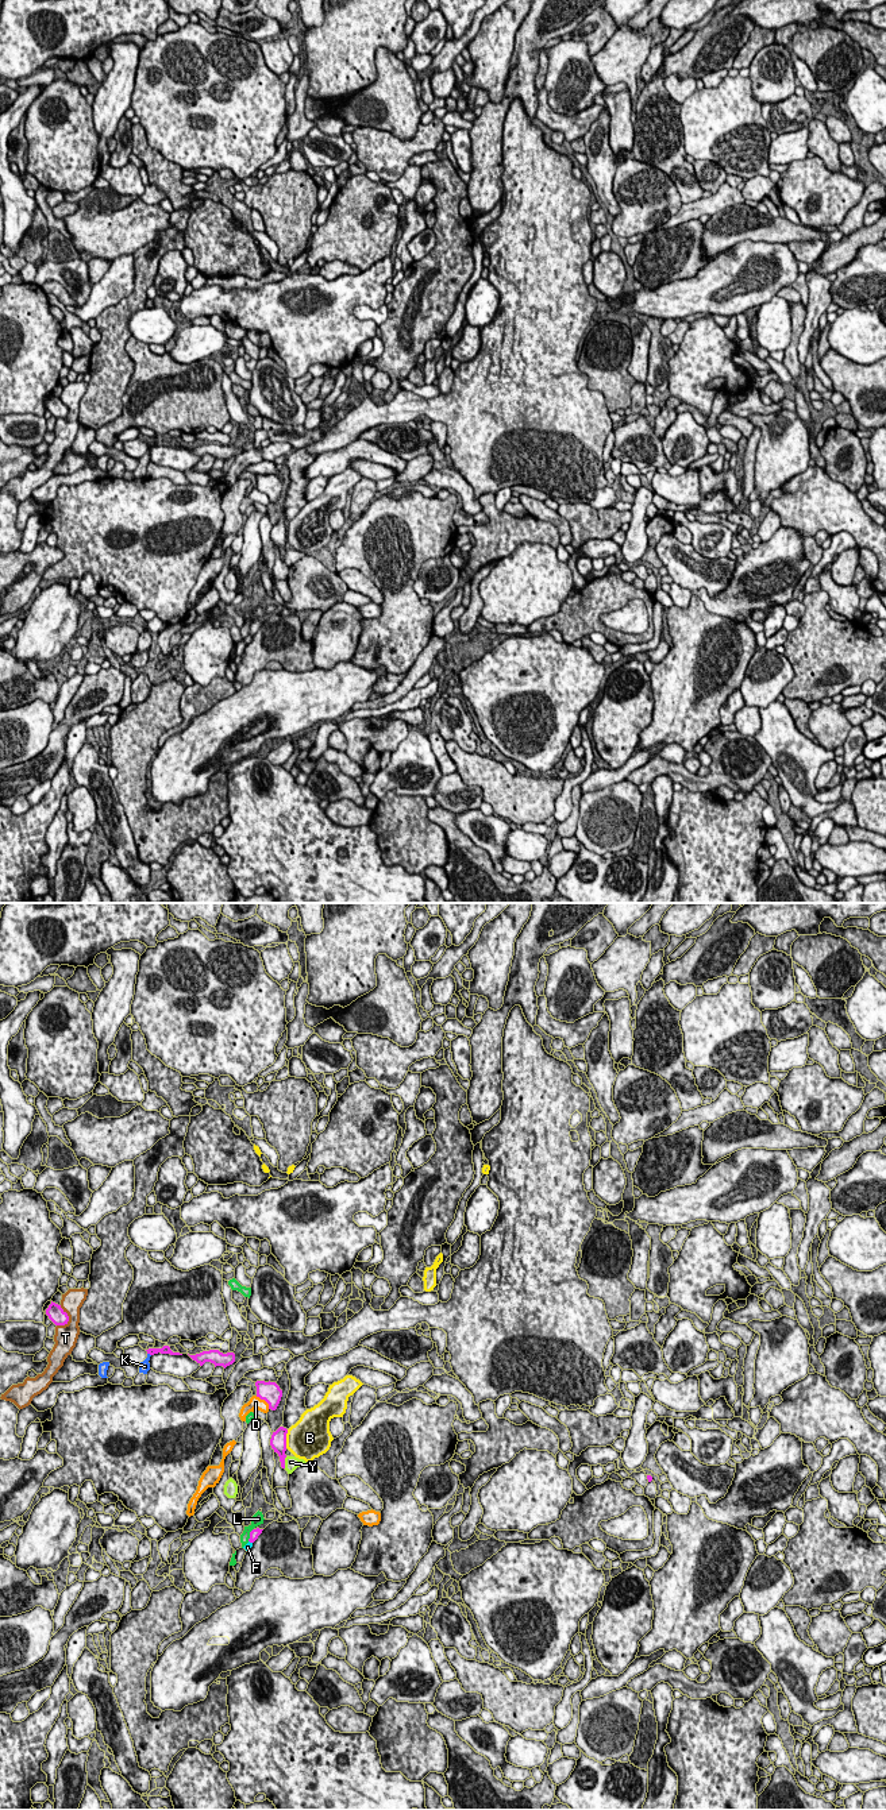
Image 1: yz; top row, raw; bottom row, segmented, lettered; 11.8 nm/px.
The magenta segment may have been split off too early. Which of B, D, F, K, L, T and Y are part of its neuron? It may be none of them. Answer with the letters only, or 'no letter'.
no letter

